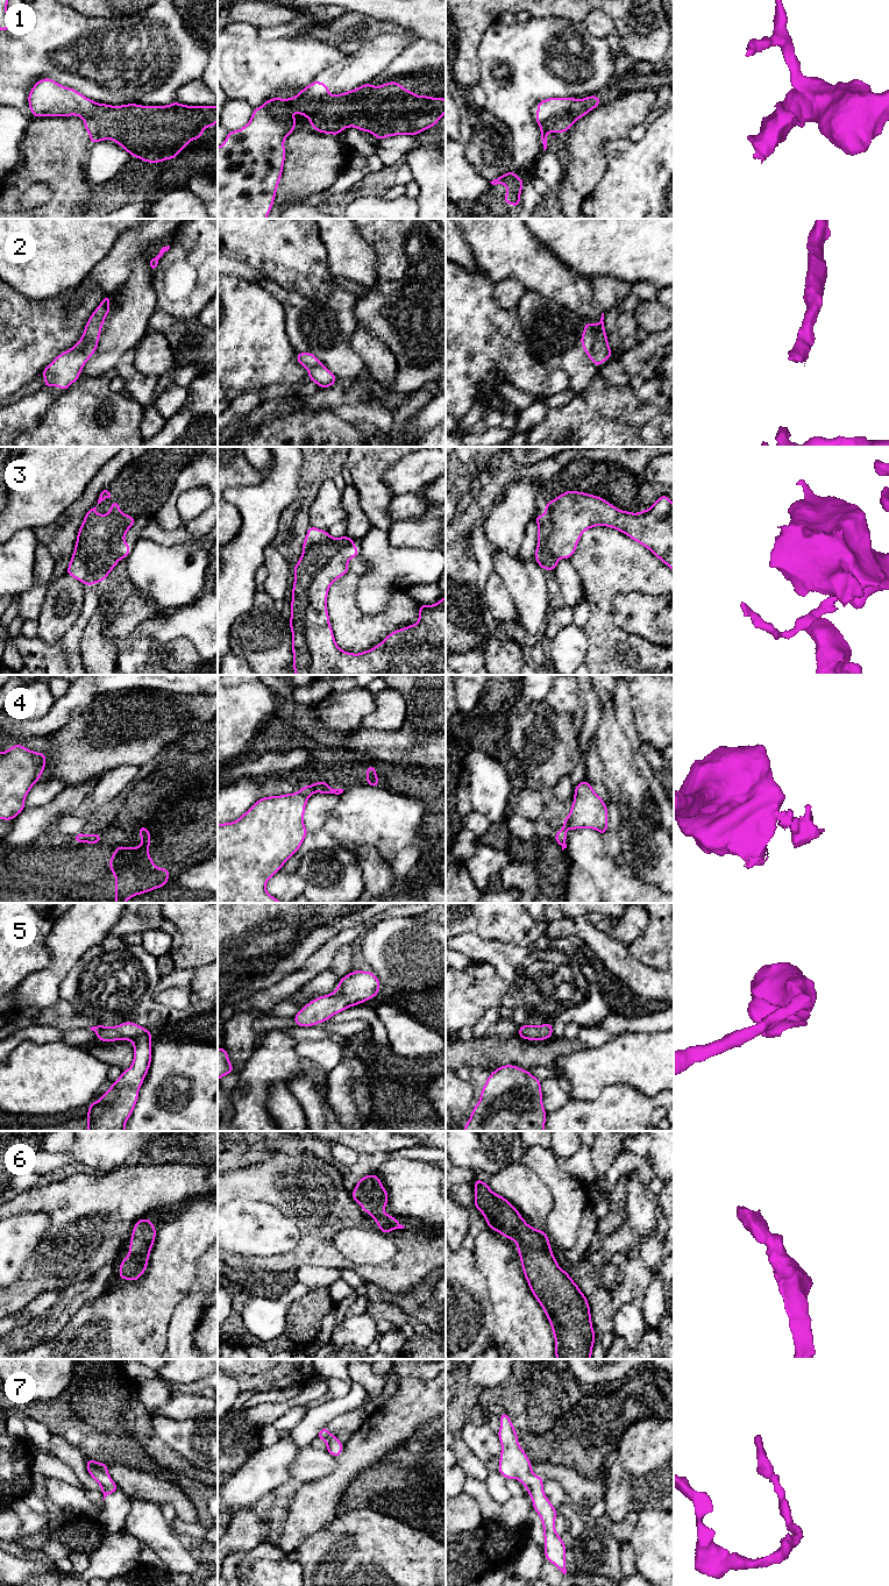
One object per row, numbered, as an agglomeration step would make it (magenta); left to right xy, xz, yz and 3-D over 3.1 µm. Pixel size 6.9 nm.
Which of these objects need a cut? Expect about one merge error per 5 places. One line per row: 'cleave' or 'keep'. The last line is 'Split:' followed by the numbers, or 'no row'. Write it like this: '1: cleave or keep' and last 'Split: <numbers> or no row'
1: cleave
2: keep
3: cleave
4: cleave
5: keep
6: keep
7: keep
Split: 1, 3, 4

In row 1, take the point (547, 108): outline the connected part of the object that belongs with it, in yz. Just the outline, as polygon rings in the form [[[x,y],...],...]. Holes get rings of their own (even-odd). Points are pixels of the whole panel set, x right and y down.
[[[552,97],[549,99],[541,100],[536,105],[536,116],[535,122],[541,125],[550,118],[563,114],[567,112],[575,102],[576,98],[556,98]]]

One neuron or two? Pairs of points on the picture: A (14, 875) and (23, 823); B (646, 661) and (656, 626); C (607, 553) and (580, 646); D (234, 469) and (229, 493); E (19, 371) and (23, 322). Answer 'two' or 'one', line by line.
A: two
B: two
C: two
D: two
E: one

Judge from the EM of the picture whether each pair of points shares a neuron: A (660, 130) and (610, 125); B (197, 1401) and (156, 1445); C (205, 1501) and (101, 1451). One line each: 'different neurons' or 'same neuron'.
A: different neurons
B: different neurons
C: same neuron

